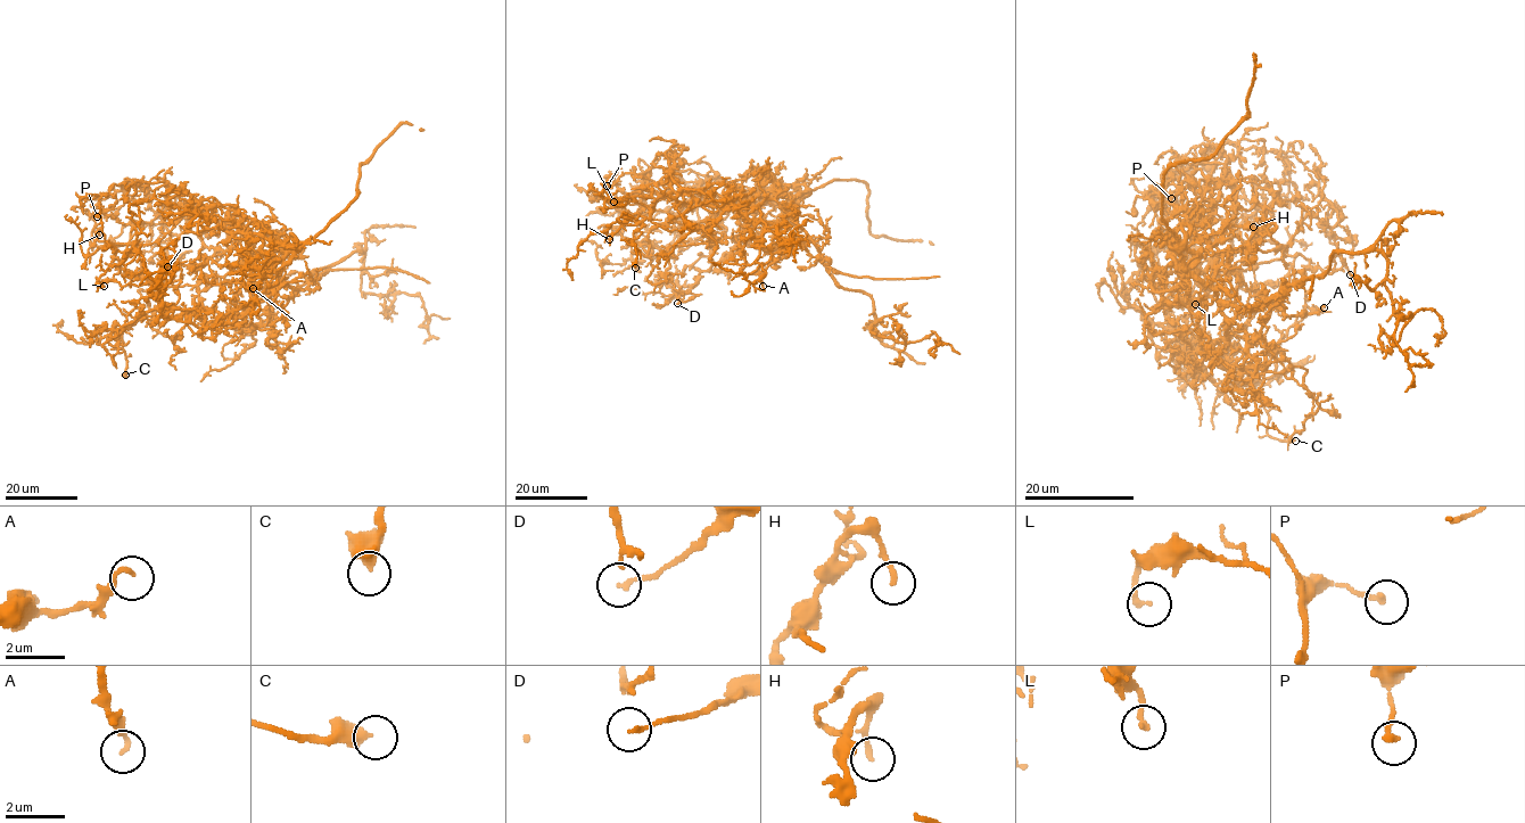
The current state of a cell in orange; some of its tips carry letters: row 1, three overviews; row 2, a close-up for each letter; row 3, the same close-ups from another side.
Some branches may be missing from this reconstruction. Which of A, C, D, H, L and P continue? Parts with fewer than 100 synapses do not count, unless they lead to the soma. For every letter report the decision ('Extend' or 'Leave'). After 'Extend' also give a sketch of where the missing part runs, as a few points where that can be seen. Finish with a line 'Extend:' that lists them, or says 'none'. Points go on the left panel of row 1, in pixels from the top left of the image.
A: Leave
C: Leave
D: Leave
H: Leave
L: Leave
P: Leave
Extend: none

